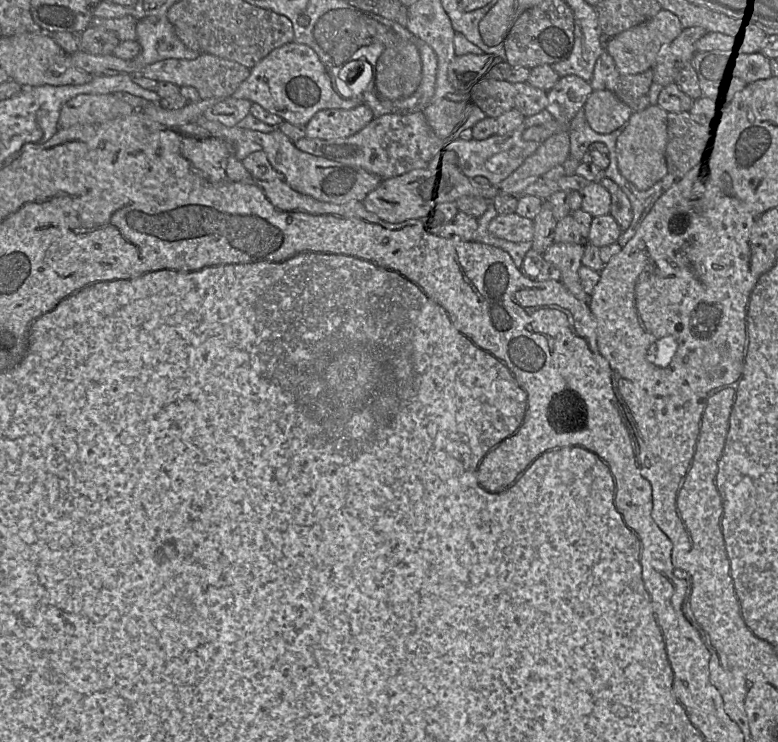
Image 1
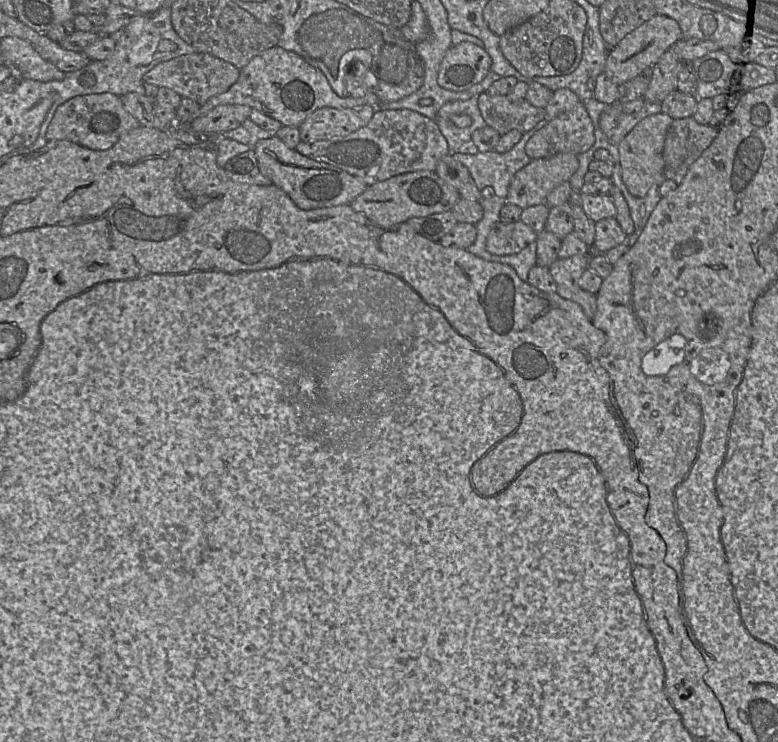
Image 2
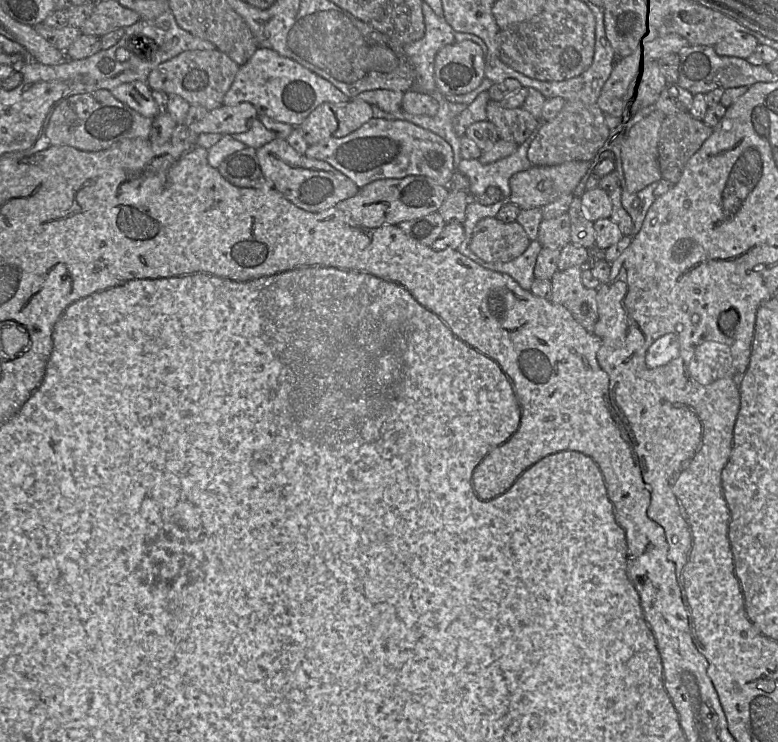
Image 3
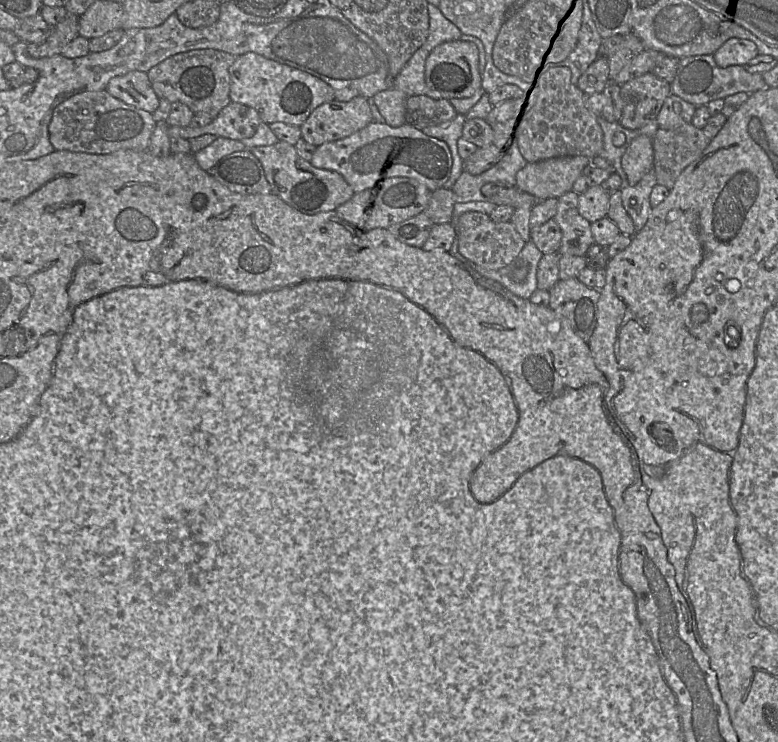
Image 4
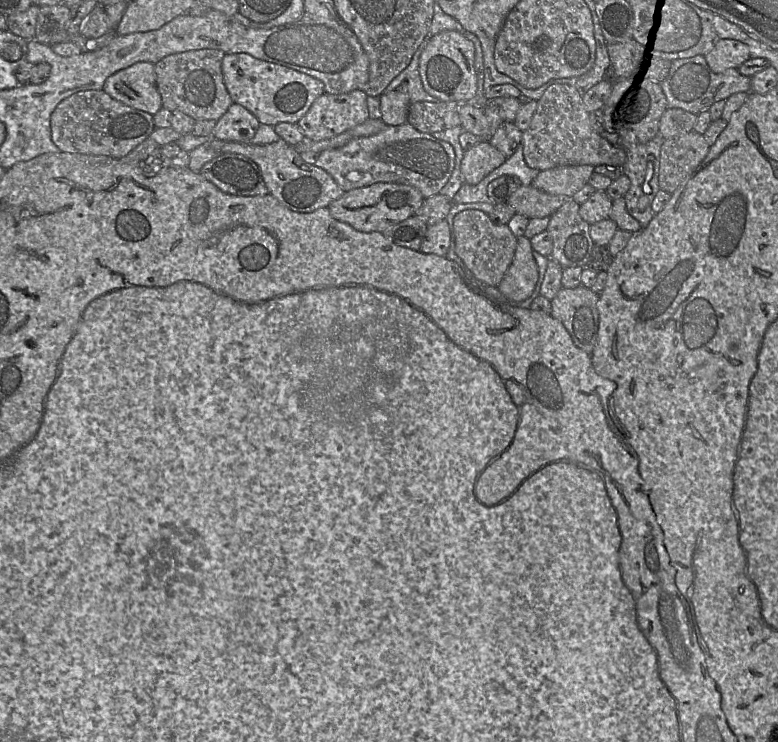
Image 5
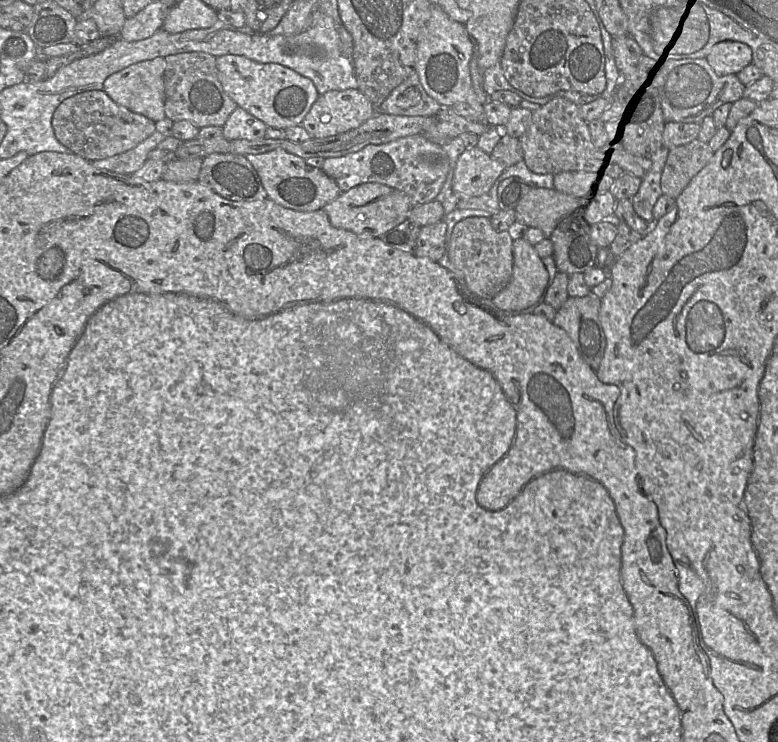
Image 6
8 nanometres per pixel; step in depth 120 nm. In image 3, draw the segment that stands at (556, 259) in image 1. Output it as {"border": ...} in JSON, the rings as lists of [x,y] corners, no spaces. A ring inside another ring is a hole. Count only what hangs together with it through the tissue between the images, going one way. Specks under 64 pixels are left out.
{"border":[[[580,267],[556,271],[551,278],[551,302],[564,306],[586,331],[593,333],[598,320],[597,289],[589,289],[582,284],[581,272]]]}

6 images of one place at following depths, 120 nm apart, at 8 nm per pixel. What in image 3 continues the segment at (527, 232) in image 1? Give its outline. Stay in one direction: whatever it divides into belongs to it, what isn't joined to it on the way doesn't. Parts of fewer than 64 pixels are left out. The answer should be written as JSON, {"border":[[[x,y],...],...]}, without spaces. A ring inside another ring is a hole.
{"border":[[[487,217],[475,225],[469,248],[485,262],[506,263],[523,254],[530,242],[516,221],[503,223],[495,217]]]}

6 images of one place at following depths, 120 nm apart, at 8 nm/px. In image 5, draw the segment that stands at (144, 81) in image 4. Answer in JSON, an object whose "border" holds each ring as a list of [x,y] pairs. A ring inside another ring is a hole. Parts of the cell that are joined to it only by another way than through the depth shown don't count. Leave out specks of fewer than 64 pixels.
{"border":[[[138,62],[114,73],[106,79],[102,89],[113,99],[151,115],[162,108],[155,65],[150,62]]]}

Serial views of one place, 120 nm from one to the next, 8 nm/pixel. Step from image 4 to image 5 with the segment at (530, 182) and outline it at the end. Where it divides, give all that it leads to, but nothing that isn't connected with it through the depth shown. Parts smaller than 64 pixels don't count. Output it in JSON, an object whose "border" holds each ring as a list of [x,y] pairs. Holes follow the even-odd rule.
{"border":[[[569,165],[539,171],[532,186],[549,194],[572,197],[594,172],[592,165]]]}

